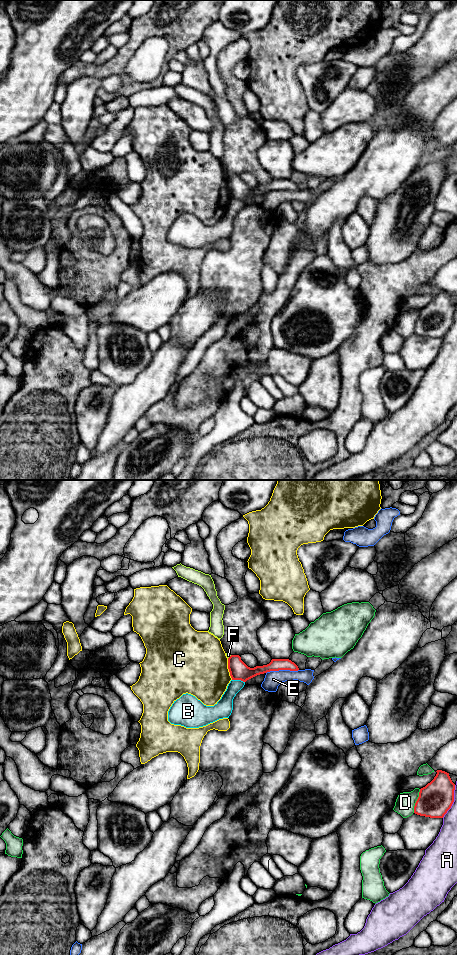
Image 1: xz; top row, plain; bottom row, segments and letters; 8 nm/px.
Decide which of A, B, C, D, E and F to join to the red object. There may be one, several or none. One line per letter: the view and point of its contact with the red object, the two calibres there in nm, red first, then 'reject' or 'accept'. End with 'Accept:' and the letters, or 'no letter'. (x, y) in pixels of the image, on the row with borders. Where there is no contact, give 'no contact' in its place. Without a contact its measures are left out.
A: xz (453, 801) | 280/140 nm | reject
B: xz (238, 679) | 150/140 nm | reject
C: xz (228, 668) | 150/480 nm | reject
D: xz (416, 801) | 280/160 nm | reject
E: xz (282, 669) | 100/140 nm | reject
F: xz (229, 657) | 150/30 nm | reject
Accept: no letter

